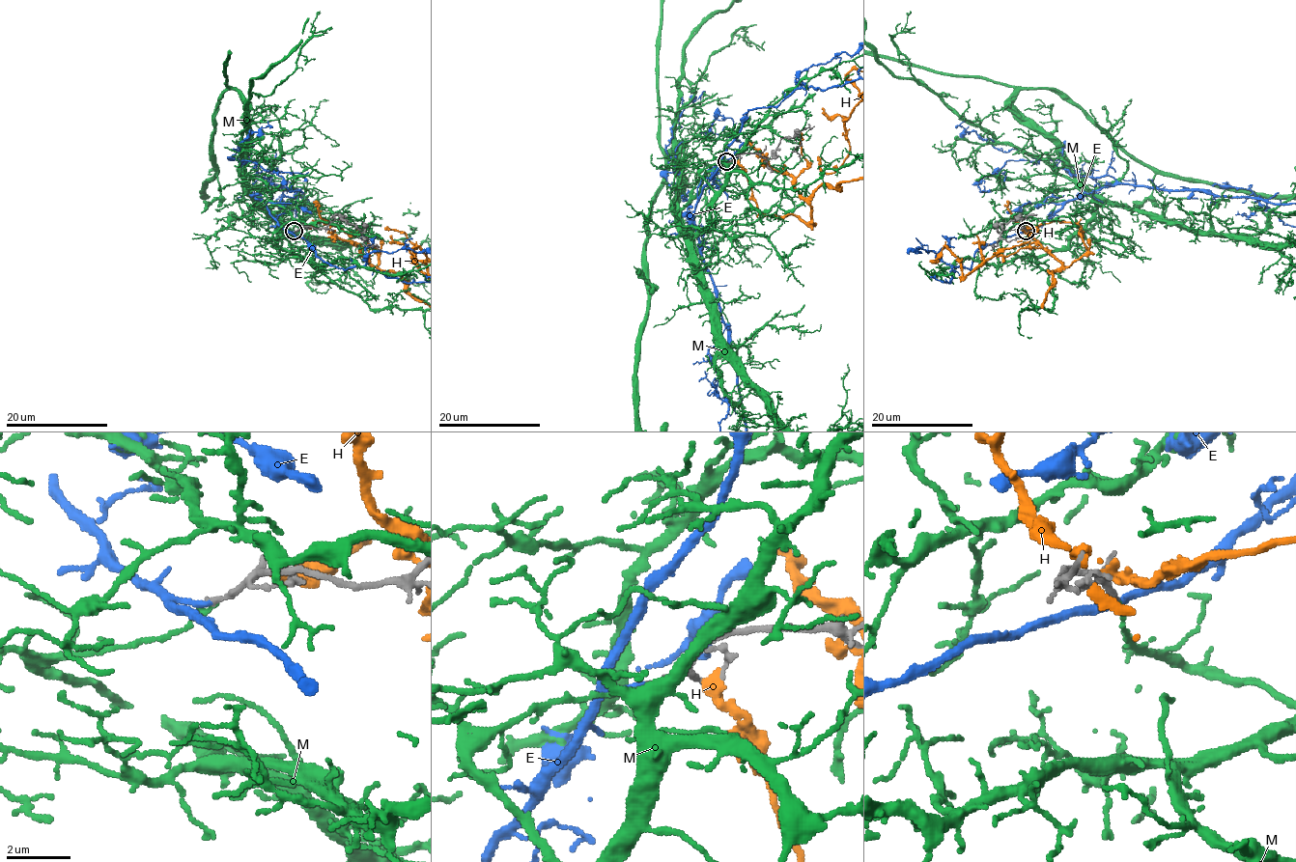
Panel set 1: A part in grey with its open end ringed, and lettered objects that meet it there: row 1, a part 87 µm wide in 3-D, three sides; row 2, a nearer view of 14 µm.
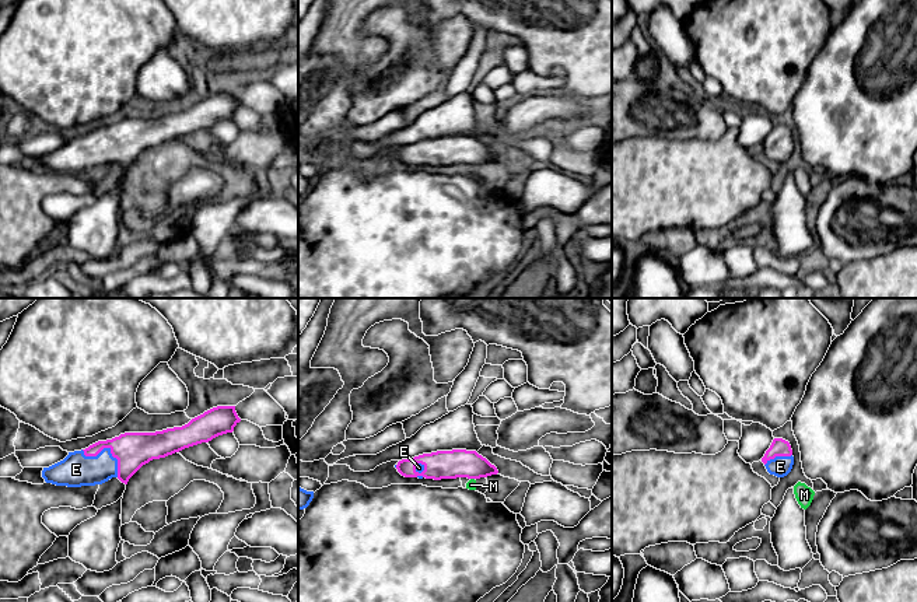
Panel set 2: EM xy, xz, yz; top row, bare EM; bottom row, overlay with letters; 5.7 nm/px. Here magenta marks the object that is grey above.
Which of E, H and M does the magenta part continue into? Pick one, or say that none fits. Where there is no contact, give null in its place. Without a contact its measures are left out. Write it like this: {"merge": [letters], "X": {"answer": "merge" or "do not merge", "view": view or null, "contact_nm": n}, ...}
{"merge": ["E"], "E": {"answer": "merge", "view": "xy", "contact_nm": 260}, "H": {"answer": "do not merge", "view": null}, "M": {"answer": "do not merge", "view": "xz", "contact_nm": 30}}

